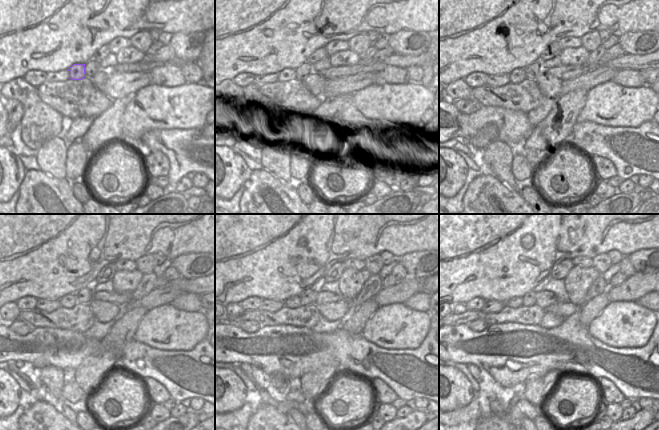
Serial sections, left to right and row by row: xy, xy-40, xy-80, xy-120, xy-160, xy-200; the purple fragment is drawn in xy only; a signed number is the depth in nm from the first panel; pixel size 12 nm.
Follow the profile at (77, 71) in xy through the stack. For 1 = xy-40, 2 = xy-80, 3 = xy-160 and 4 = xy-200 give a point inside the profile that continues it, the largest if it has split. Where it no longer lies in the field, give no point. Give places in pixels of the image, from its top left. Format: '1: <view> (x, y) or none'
1: xy-40 (303, 70)
2: xy-80 (518, 75)
3: xy-160 (293, 302)
4: xy-200 (515, 302)

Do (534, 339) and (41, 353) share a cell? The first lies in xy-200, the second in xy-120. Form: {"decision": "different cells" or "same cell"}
{"decision": "same cell"}

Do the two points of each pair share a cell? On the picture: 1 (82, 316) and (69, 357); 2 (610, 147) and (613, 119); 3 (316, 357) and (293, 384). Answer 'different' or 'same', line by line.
1: different
2: different
3: different

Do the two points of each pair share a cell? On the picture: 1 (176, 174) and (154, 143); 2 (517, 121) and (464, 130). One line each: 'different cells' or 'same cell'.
1: same cell
2: same cell

